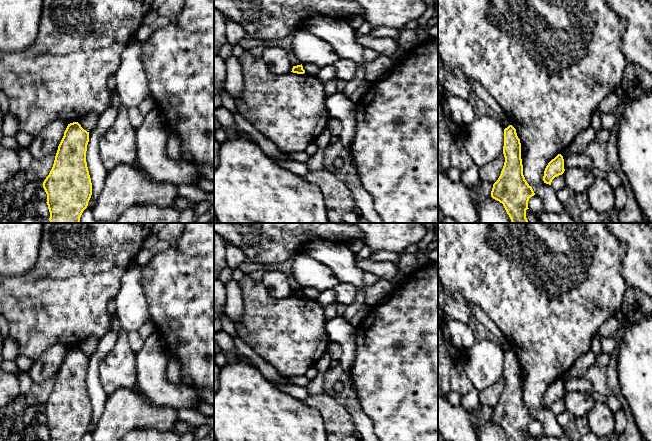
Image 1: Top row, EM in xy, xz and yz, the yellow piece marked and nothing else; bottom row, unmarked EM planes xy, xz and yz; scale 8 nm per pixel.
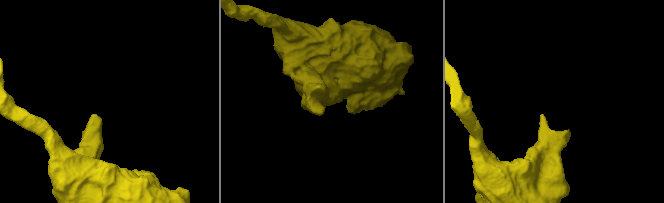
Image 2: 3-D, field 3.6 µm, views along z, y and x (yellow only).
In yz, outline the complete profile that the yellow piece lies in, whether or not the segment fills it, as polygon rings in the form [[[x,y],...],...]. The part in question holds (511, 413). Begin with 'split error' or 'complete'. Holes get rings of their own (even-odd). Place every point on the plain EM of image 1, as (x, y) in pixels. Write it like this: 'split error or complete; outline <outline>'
complete; outline [[[512,349],[504,353],[503,378],[504,390],[491,421],[503,428],[509,441],[526,441],[529,422],[535,417],[523,399],[521,367]]]

